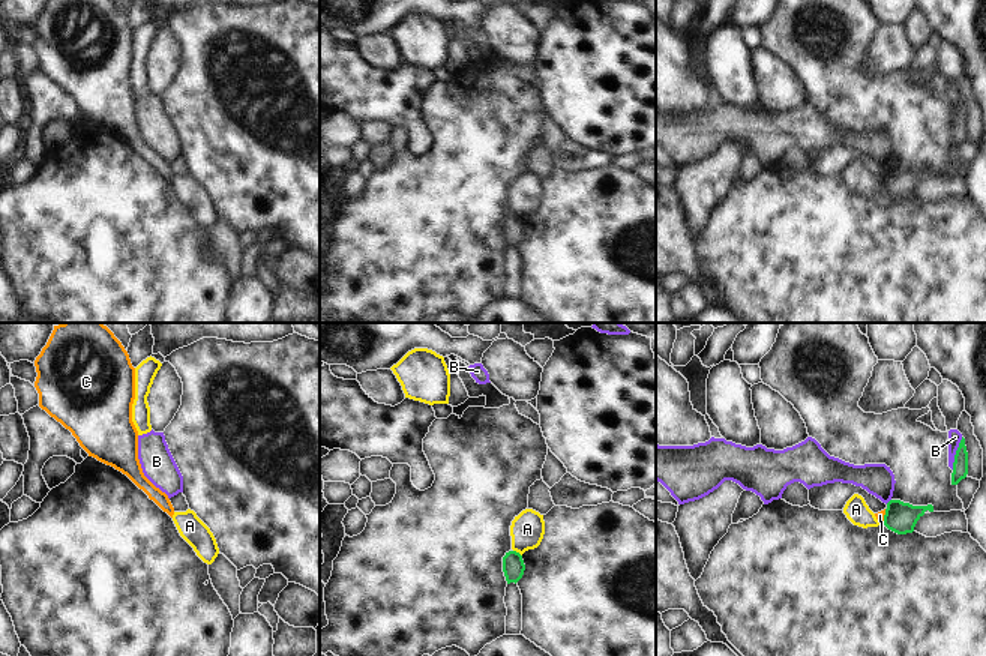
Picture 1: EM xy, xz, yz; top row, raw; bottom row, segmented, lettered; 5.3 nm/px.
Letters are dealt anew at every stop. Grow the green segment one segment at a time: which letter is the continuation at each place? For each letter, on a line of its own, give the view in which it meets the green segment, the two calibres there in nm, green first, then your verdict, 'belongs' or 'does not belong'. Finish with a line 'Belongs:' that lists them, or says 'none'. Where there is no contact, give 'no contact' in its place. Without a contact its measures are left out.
A: xz | 120/180 nm | does not belong
B: yz | 80/70 nm | does not belong
C: yz | 160/50 nm | does not belong
Belongs: none

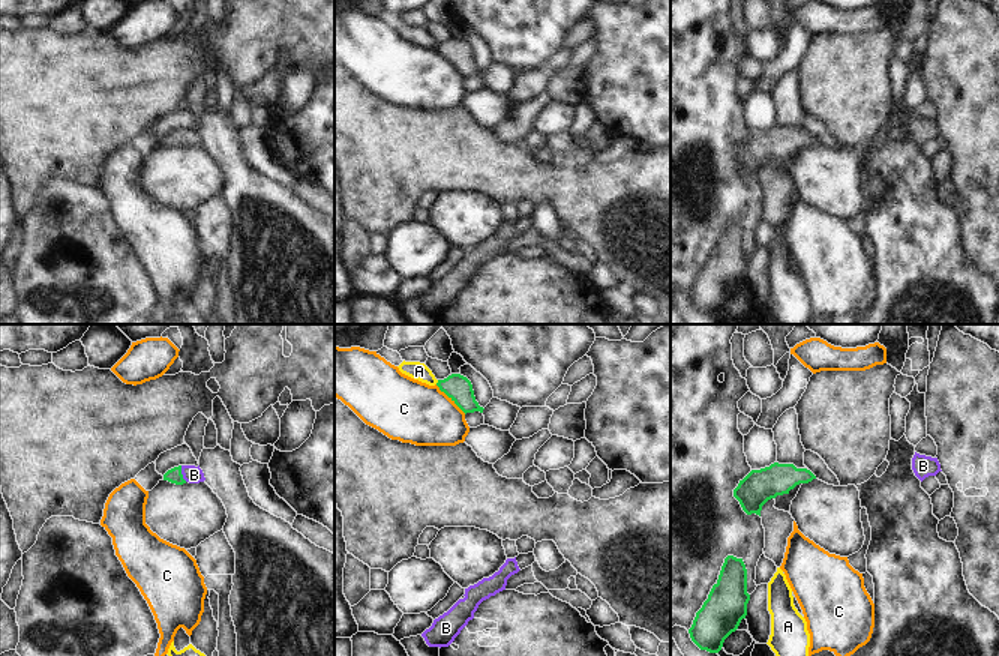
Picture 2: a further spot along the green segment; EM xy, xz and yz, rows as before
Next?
A: xz | 140/100 nm | does not belong
B: xy | 80/100 nm | belongs
C: xz | 140/340 nm | does not belong
Belongs: B

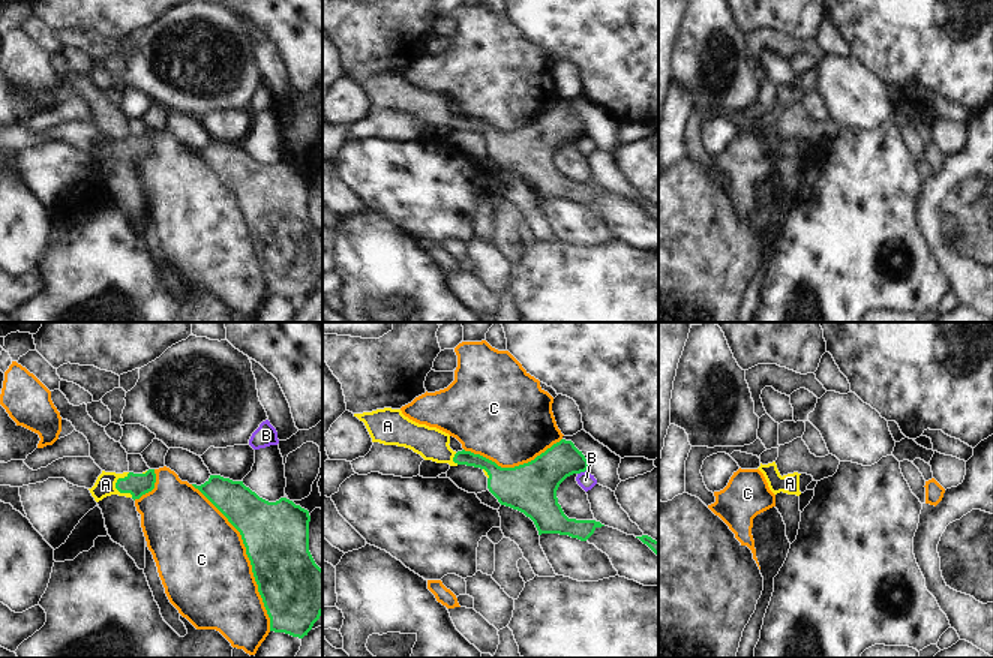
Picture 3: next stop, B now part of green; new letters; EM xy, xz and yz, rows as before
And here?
A: xy | 120/110 nm | belongs
B: xz | 220/90 nm | does not belong
C: xy | 360/480 nm | does not belong
Belongs: A

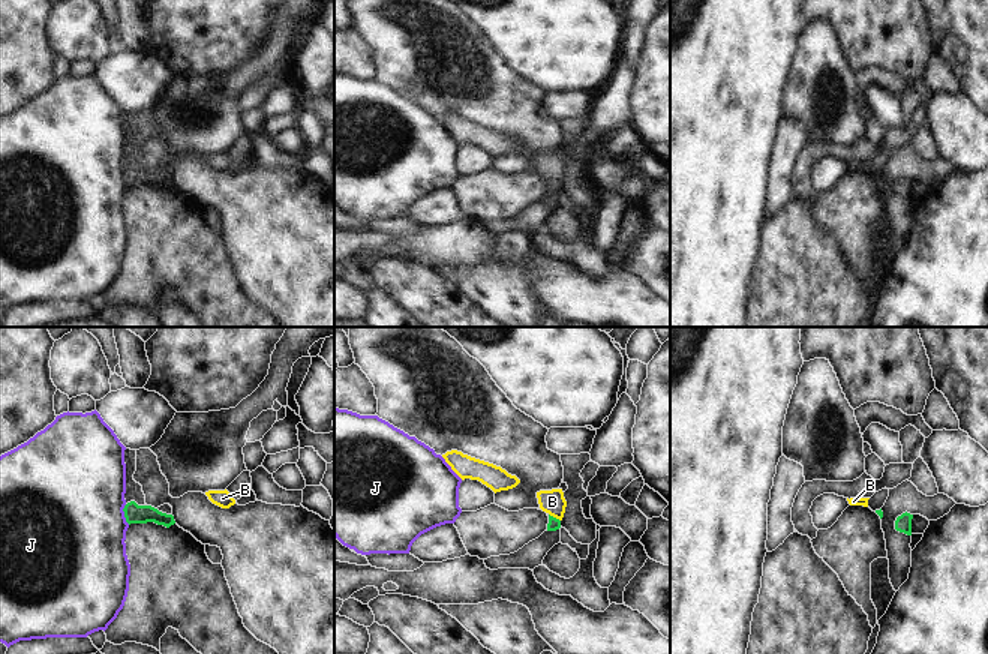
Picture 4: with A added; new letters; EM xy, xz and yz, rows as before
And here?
B: xz | 70/130 nm | belongs
J: xy | 110/500 nm | does not belong
Belongs: B

